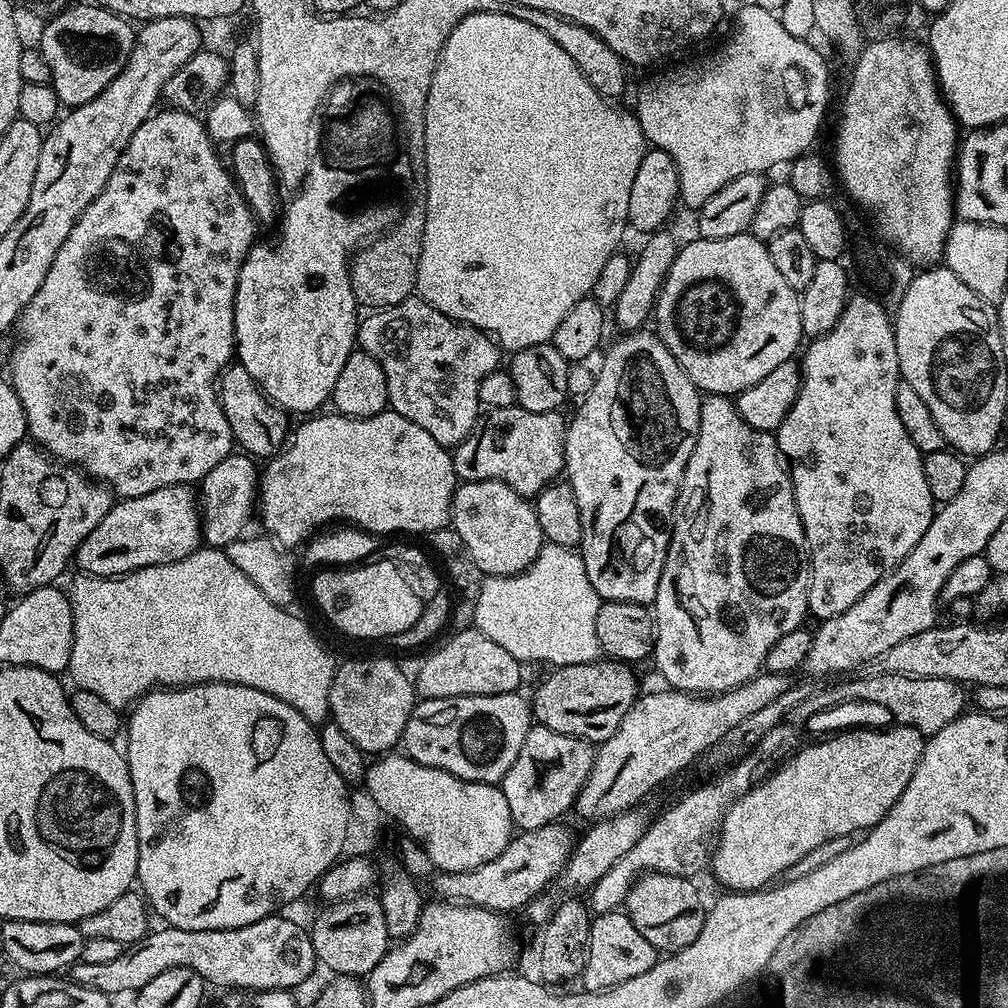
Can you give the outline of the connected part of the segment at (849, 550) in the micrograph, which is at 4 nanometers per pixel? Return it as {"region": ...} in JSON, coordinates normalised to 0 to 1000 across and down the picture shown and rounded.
{"region":[[[849,292],[842,293],[835,312],[831,315],[831,319],[827,319],[827,323],[819,332],[811,333],[805,338],[806,341],[797,346],[796,360],[794,361],[794,383],[790,387],[790,398],[780,411],[780,415],[774,420],[774,424],[770,426],[768,432],[770,434],[770,440],[774,444],[774,451],[779,457],[787,456],[784,460],[784,471],[786,473],[786,485],[788,486],[788,494],[792,502],[792,510],[794,517],[798,523],[798,538],[800,541],[800,555],[802,557],[802,606],[808,612],[813,615],[822,615],[831,609],[835,609],[839,605],[843,605],[843,601],[847,601],[847,597],[851,597],[851,593],[855,593],[855,589],[859,589],[859,585],[863,585],[863,581],[867,581],[880,567],[884,567],[889,561],[895,558],[895,554],[899,554],[899,550],[903,550],[903,546],[907,546],[907,542],[911,542],[911,534],[915,534],[915,530],[919,530],[919,522],[923,522],[925,517],[925,510],[927,507],[927,497],[923,490],[923,482],[919,482],[919,470],[917,469],[917,453],[911,446],[911,442],[907,442],[907,438],[903,438],[903,435],[899,431],[899,423],[895,423],[895,417],[891,415],[889,407],[889,400],[887,399],[887,391],[889,384],[895,379],[893,371],[893,364],[891,363],[891,347],[889,346],[889,326],[887,324],[887,317],[884,313],[879,313],[879,310],[875,303],[872,302],[870,295],[865,292],[855,292],[859,294],[849,294]]]}

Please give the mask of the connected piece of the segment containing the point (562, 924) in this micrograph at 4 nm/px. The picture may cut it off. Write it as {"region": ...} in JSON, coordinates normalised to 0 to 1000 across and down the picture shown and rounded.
{"region":[[[560,891],[557,897],[549,900],[545,910],[540,914],[536,925],[524,937],[524,941],[514,950],[515,967],[535,972],[541,978],[553,978],[559,972],[567,972],[579,963],[579,945],[583,942],[583,925],[587,922],[588,910],[578,892]]]}

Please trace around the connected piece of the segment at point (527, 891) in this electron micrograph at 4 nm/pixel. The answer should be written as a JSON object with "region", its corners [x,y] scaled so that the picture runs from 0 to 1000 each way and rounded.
{"region":[[[556,815],[543,817],[534,823],[526,823],[525,825],[516,825],[509,828],[508,833],[502,839],[502,843],[498,843],[498,847],[494,847],[494,851],[490,851],[470,863],[437,865],[433,873],[433,885],[437,888],[434,890],[440,895],[469,897],[475,901],[485,901],[488,905],[497,907],[505,907],[504,905],[510,904],[511,901],[519,902],[526,894],[533,892],[539,886],[536,884],[547,873],[549,876],[555,870],[557,862],[560,861],[562,855],[567,850],[569,828],[567,829],[566,823],[559,821],[558,818],[559,816]]]}

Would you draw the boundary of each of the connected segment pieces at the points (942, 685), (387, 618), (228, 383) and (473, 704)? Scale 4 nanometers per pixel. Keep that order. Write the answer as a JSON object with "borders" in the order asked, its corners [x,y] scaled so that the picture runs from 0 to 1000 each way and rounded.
{"borders":[[[[867,669],[853,671],[849,675],[837,673],[834,679],[825,679],[822,683],[807,686],[804,692],[800,692],[788,703],[788,710],[798,714],[809,706],[817,706],[820,702],[829,702],[840,694],[854,694],[857,698],[870,698],[878,702],[886,710],[890,719],[911,724],[914,730],[920,732],[927,729],[935,720],[946,716],[956,709],[957,684],[947,675],[938,673],[911,673],[910,671],[896,671],[895,669]]],[[[369,554],[348,562],[325,562],[313,568],[310,575],[310,591],[318,609],[345,631],[354,631],[357,635],[373,635],[376,631],[388,633],[415,616],[417,591],[403,581],[403,573],[399,573],[383,555]]],[[[237,359],[227,361],[218,371],[216,388],[220,411],[224,411],[224,419],[228,419],[230,436],[237,443],[238,440],[242,443],[239,445],[245,451],[251,454],[269,454],[282,443],[286,435],[287,414],[282,406],[276,404],[254,384],[248,371],[244,371],[244,363]]],[[[510,686],[489,690],[418,693],[409,703],[403,716],[399,733],[400,745],[417,758],[442,764],[459,774],[495,779],[506,760],[510,760],[510,752],[514,752],[514,744],[518,744],[518,736],[522,736],[524,723],[530,717],[525,695],[521,691],[519,694],[516,689],[515,686]]]]}

